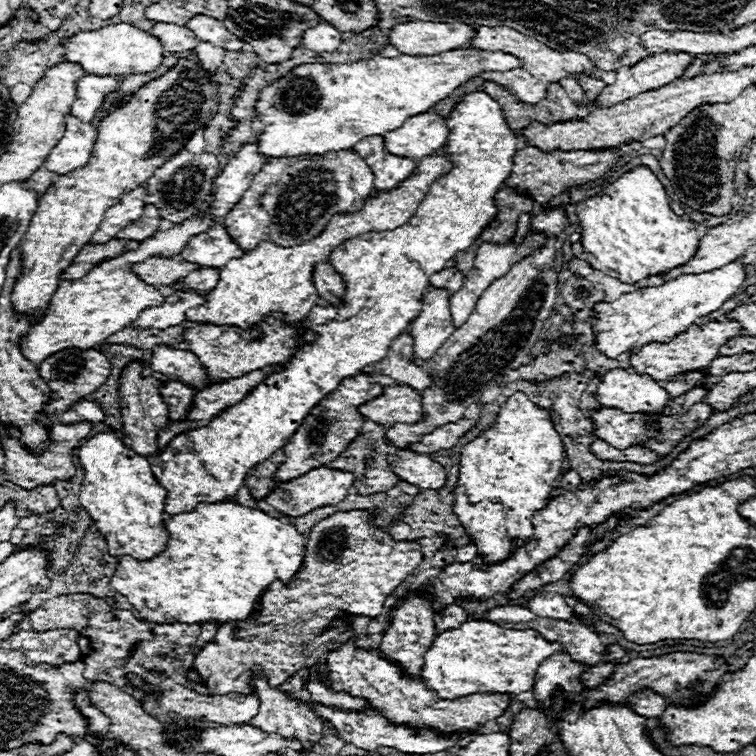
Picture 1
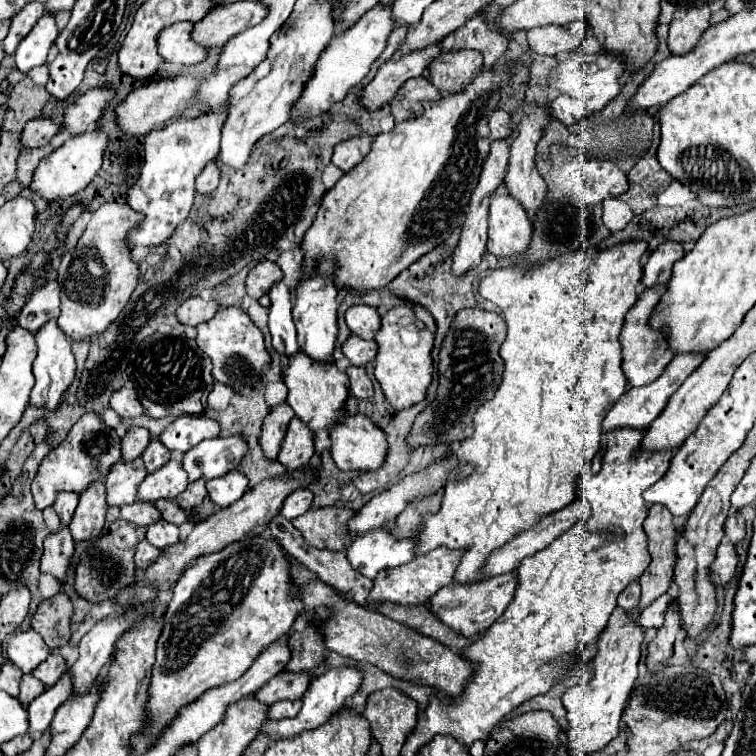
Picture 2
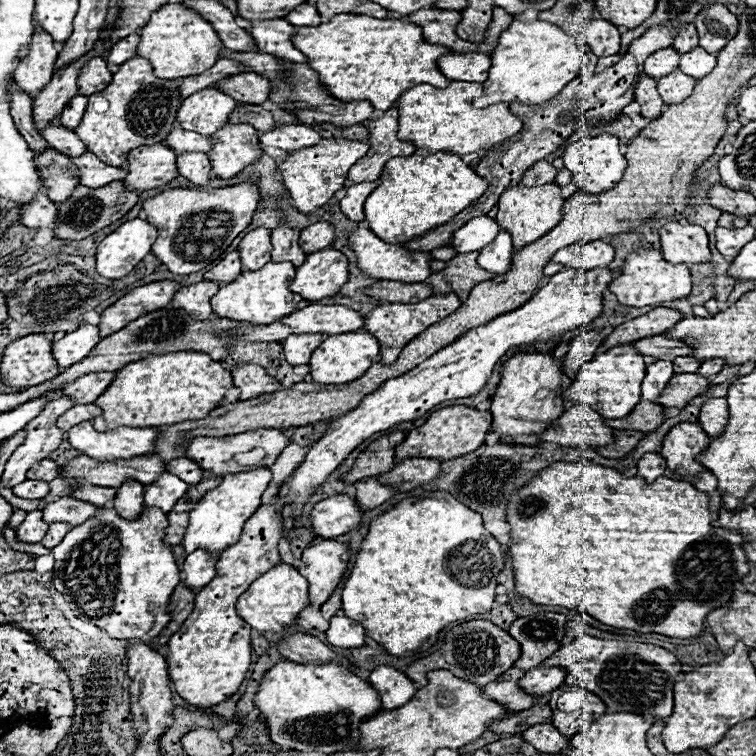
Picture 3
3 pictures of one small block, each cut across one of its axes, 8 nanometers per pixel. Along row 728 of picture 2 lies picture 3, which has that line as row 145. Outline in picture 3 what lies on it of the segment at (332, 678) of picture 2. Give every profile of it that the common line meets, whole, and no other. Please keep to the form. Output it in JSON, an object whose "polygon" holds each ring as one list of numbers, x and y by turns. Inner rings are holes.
{"polygon":[[276,124,272,130,260,134,260,144,262,146,276,146,286,152,304,148,304,146,314,146,318,144,322,136,312,128,304,124]]}

